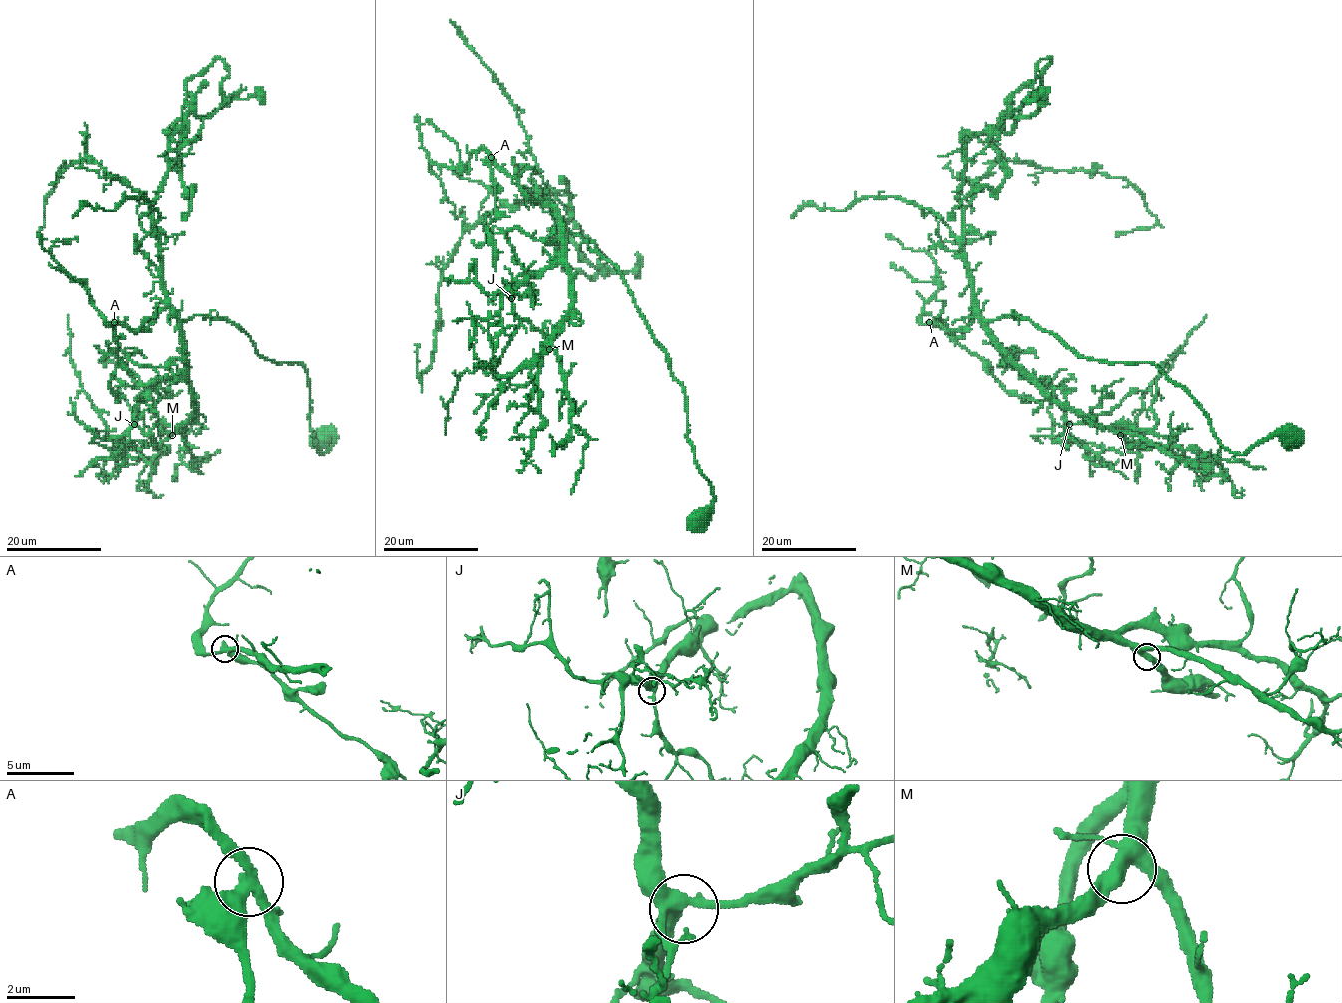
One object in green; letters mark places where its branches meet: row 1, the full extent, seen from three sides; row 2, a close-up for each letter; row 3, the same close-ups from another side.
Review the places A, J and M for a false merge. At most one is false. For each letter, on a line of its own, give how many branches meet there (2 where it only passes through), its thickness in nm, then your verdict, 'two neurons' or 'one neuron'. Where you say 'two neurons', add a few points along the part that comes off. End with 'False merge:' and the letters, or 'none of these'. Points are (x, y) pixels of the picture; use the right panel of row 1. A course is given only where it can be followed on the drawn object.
A: 4 | 360 nm | two neurons | (929, 322), (942, 327), (969, 352), (977, 353), (1006, 390), (1031, 396), (1037, 401), (1043, 399)
J: 4 | 400 nm | one neuron
M: 4 | 400 nm | one neuron
False merge: A

